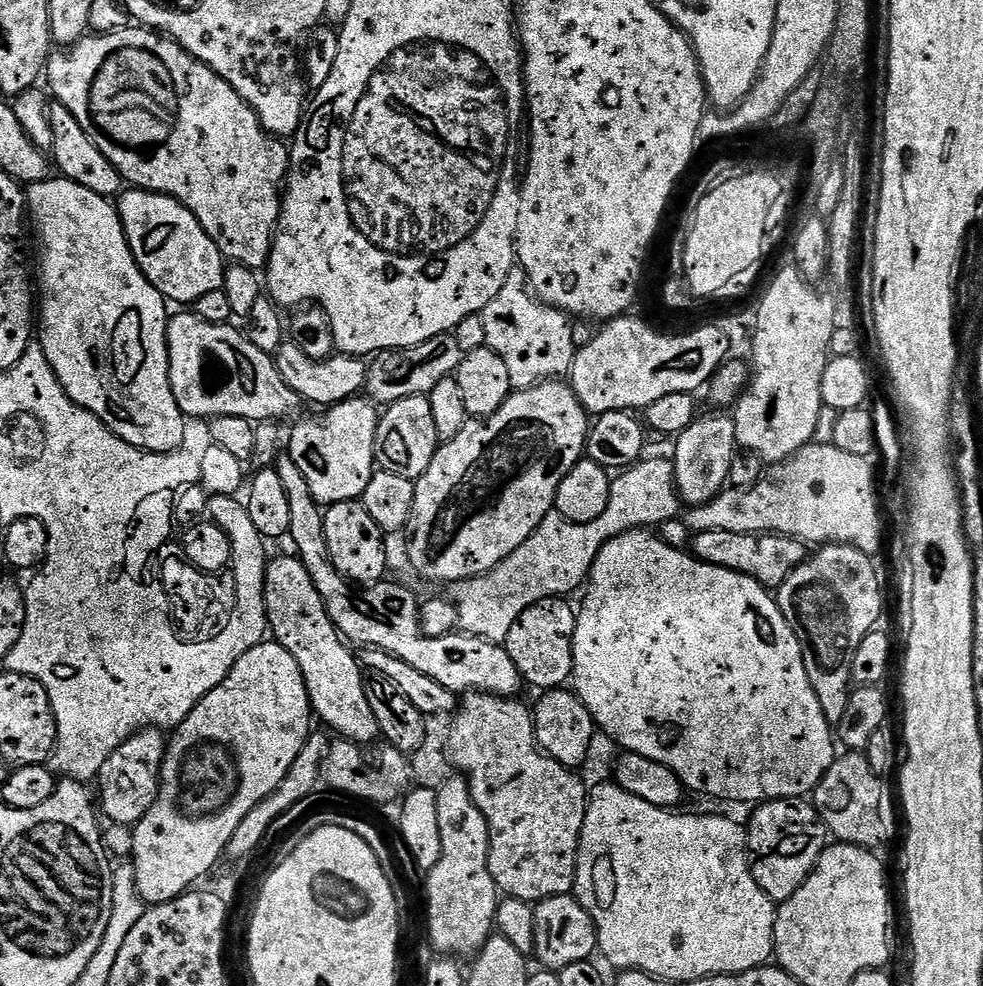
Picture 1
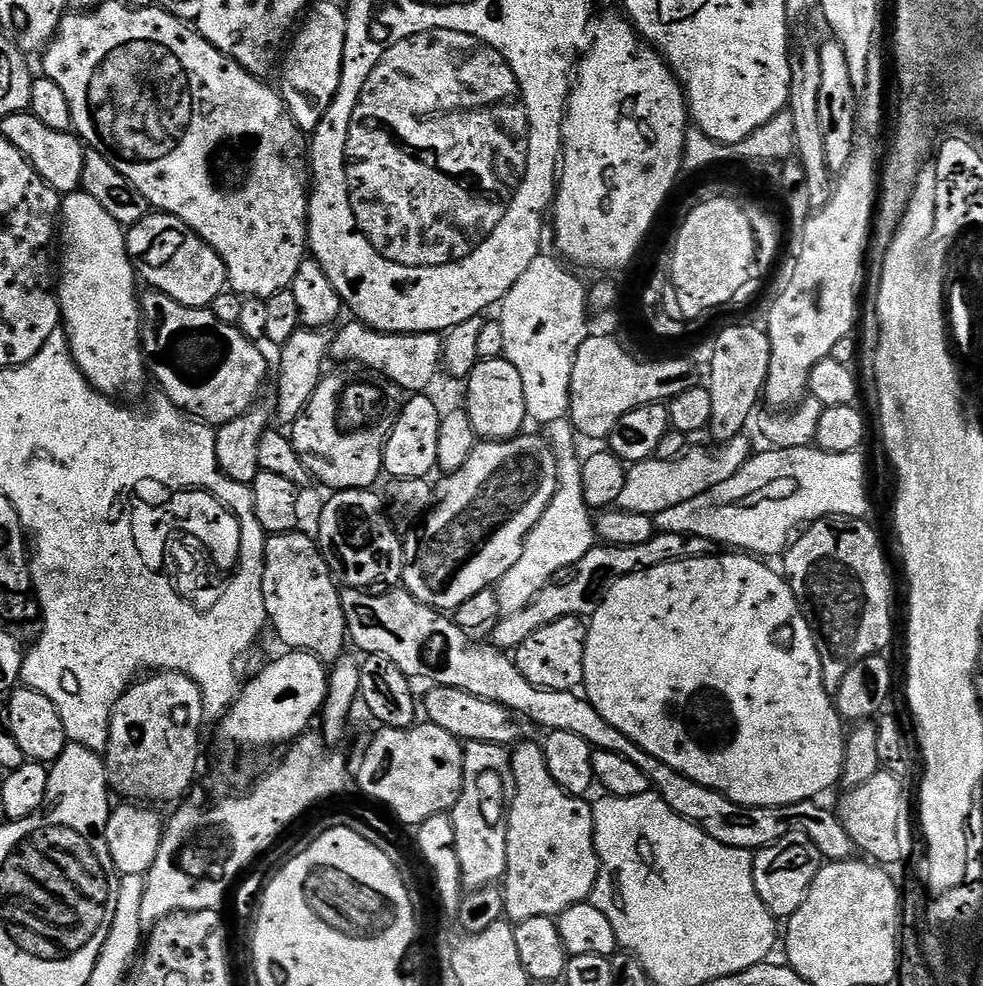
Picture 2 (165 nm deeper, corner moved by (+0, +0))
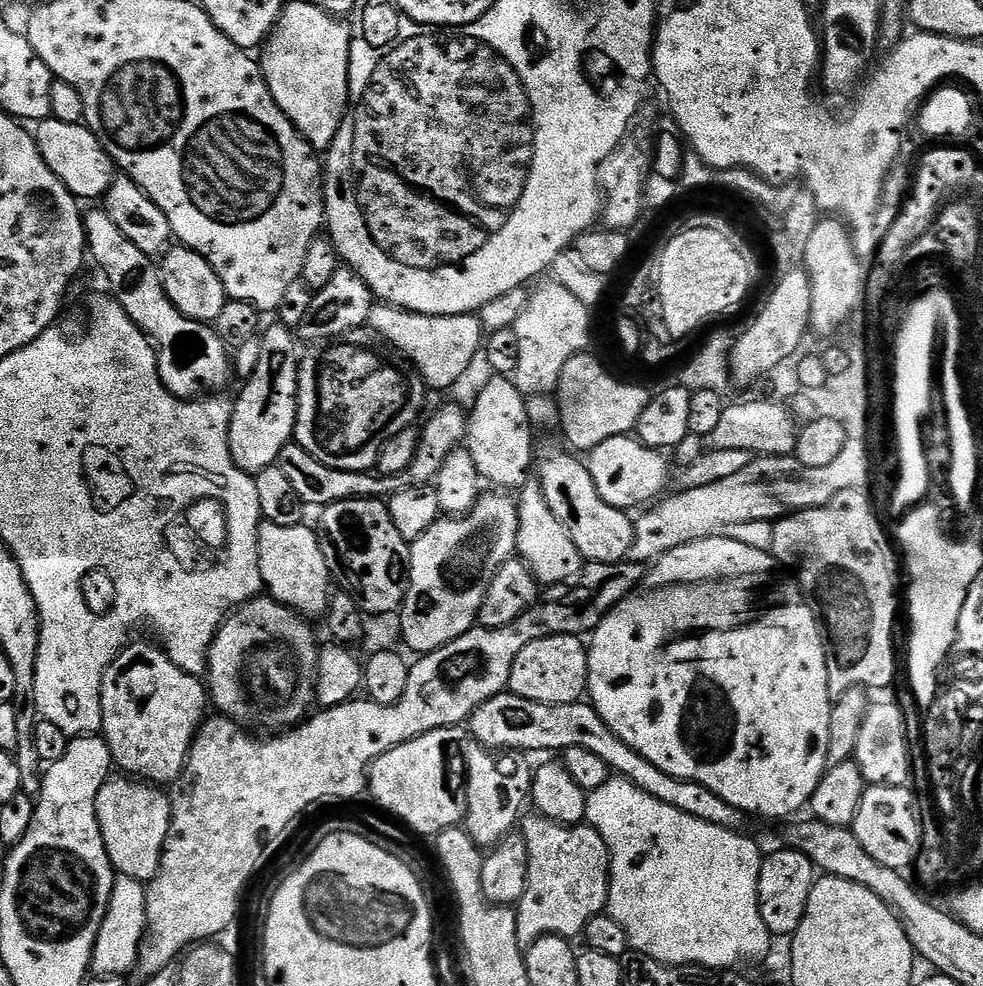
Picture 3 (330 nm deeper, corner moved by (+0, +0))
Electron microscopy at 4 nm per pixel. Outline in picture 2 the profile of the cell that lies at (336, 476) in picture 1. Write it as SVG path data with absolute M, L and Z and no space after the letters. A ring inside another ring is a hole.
M358 364L336 366L331 372L332 369L321 379L303 414L291 425L292 445L298 458L302 458L302 466L306 466L313 481L321 480L328 490L371 489L372 483L384 472L384 444L388 441L388 435L398 414L404 409L405 393L385 376L379 376Z

